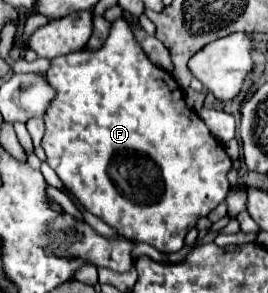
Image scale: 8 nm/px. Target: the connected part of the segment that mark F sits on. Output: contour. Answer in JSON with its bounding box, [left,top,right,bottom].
[41,19,231,253]

